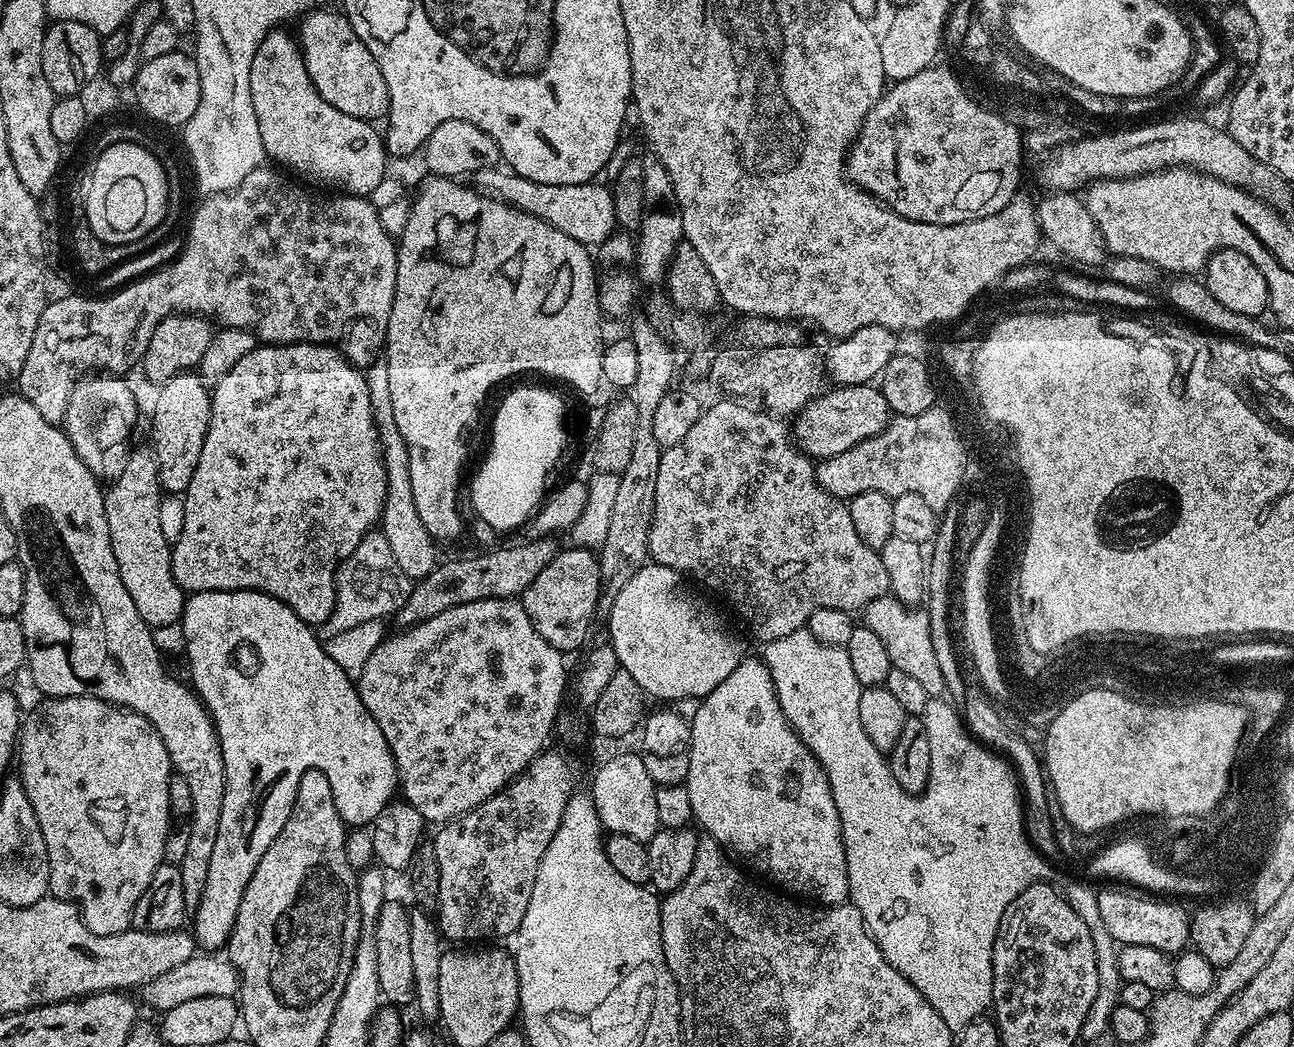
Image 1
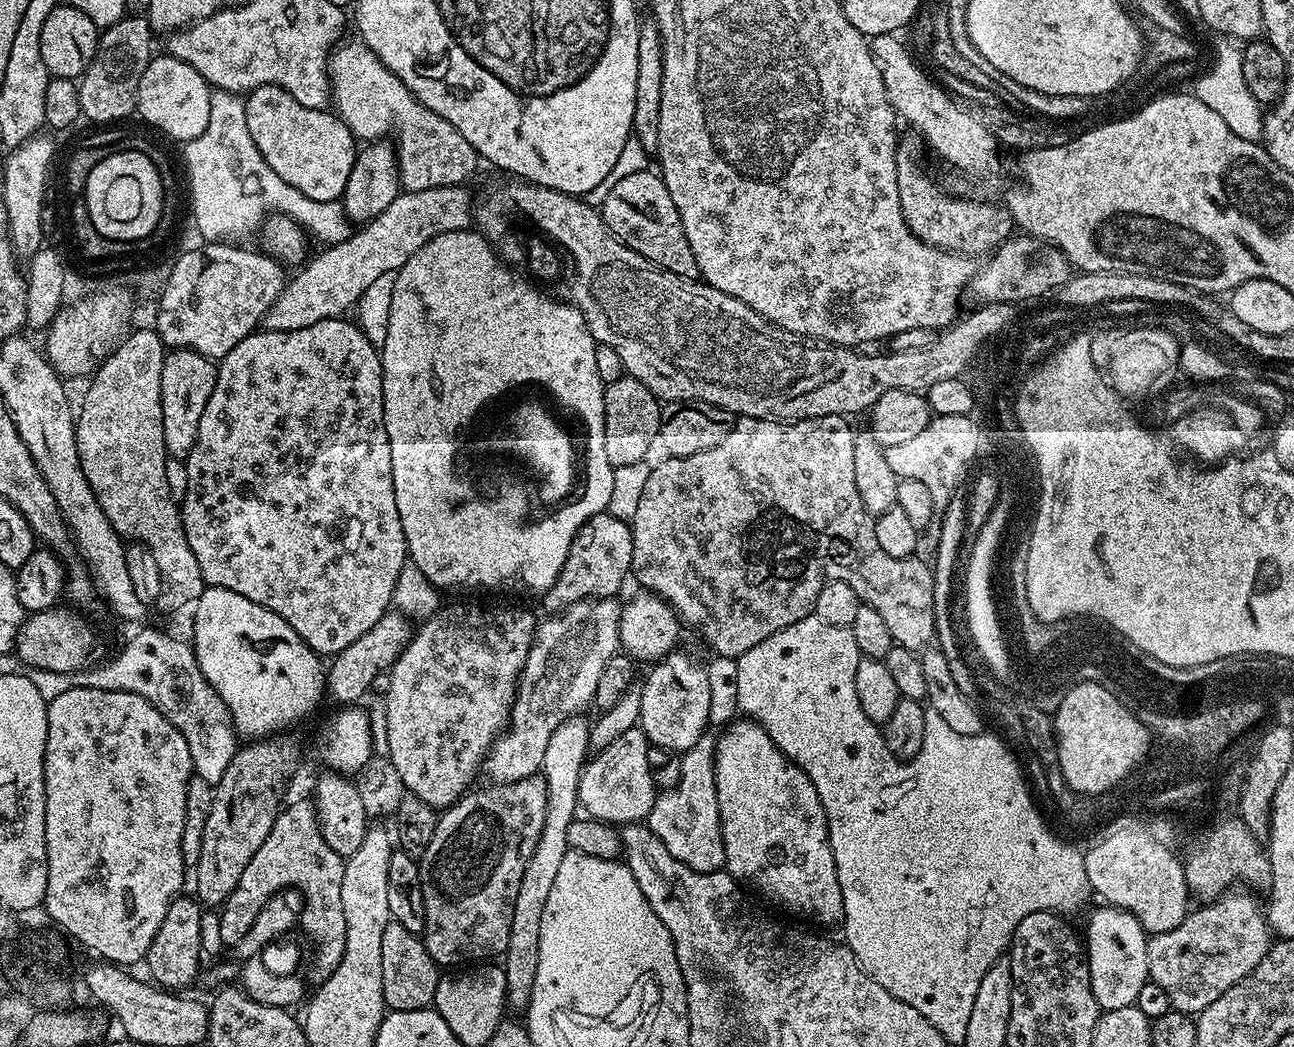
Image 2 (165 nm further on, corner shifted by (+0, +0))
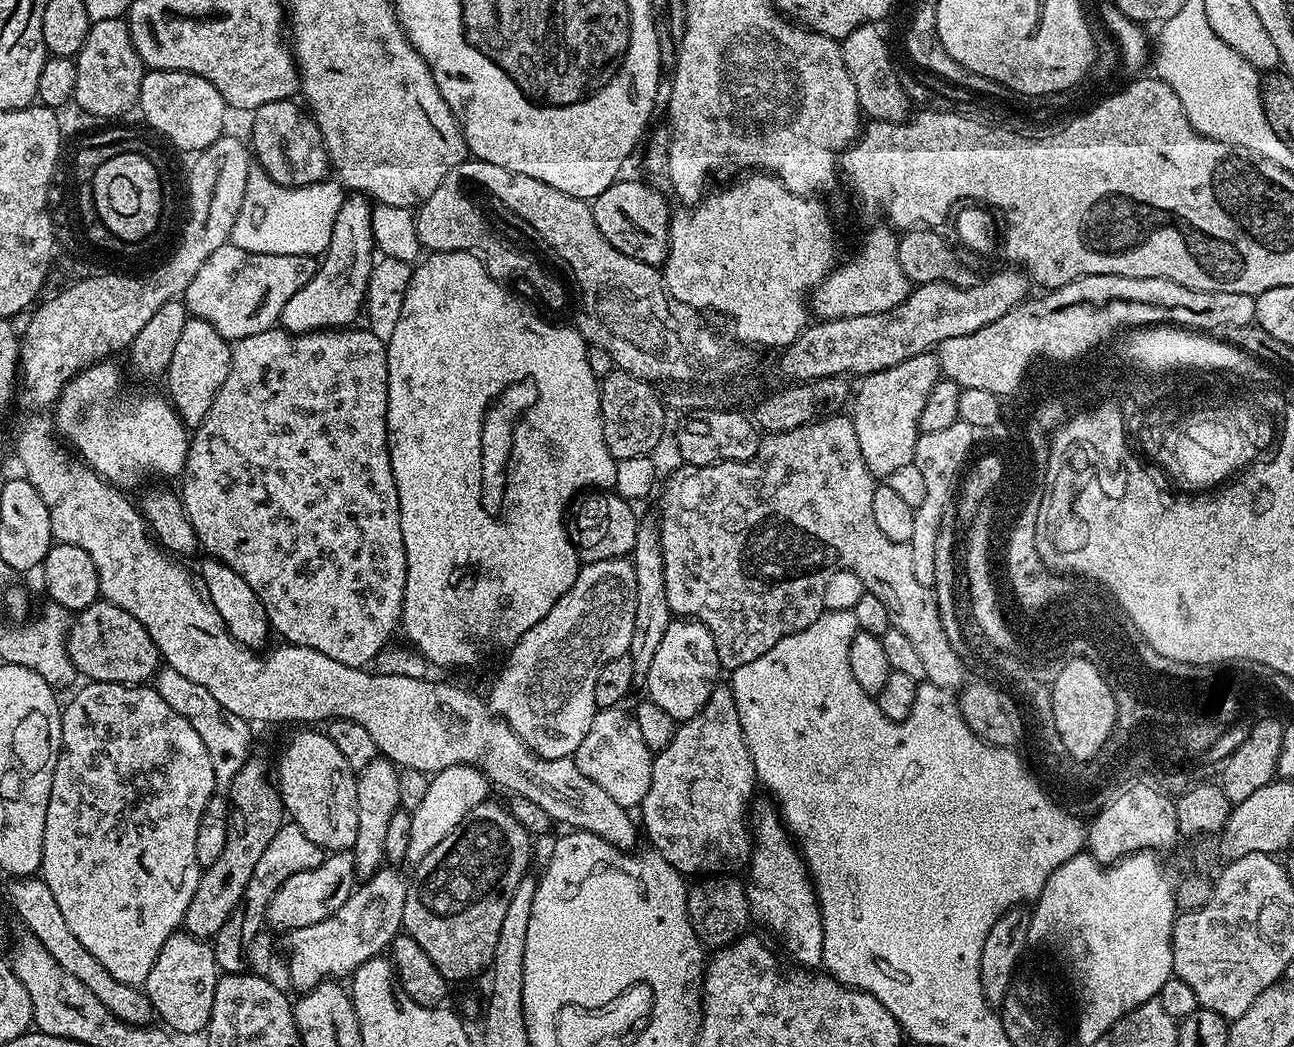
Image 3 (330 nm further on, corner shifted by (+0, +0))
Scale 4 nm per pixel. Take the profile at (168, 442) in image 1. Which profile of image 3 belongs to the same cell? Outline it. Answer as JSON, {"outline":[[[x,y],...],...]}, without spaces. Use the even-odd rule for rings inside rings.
{"outline":[[[190,318],[186,326],[182,326],[182,338],[178,338],[174,354],[170,354],[170,366],[166,373],[166,396],[171,400],[172,407],[185,428],[194,430],[204,421],[210,406],[214,406],[214,398],[222,382],[226,382],[231,361],[232,344],[224,340],[222,334],[218,334],[218,330],[210,326],[210,322]]]}

